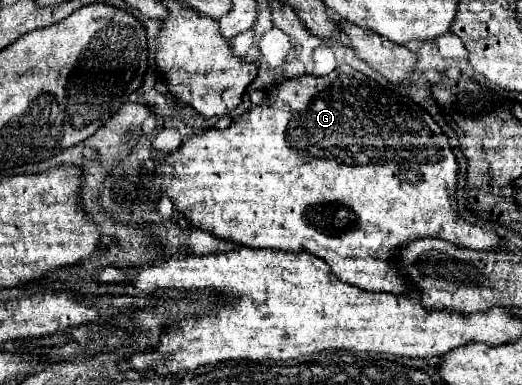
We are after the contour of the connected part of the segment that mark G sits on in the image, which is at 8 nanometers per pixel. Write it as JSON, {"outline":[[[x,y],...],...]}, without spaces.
{"outline":[[[347,64],[335,68],[327,76],[305,74],[299,78],[281,80],[281,84],[277,84],[277,88],[273,88],[269,92],[269,98],[263,106],[251,108],[247,114],[243,114],[239,120],[235,120],[227,130],[207,130],[203,134],[191,136],[187,142],[181,144],[181,148],[177,152],[167,154],[165,162],[159,164],[155,172],[157,172],[157,178],[147,178],[145,188],[153,196],[159,196],[161,192],[165,192],[173,200],[175,210],[179,210],[191,226],[203,228],[219,238],[229,238],[229,240],[233,240],[241,246],[249,246],[249,248],[269,248],[269,250],[285,250],[285,252],[303,252],[305,250],[309,254],[323,258],[339,280],[359,286],[369,292],[391,292],[391,294],[407,294],[411,298],[419,298],[417,286],[409,278],[407,278],[407,282],[403,282],[403,278],[399,278],[399,270],[395,270],[395,262],[391,262],[391,254],[395,254],[395,250],[399,250],[399,246],[405,246],[407,242],[423,240],[423,238],[441,238],[441,240],[453,242],[457,246],[473,248],[473,250],[483,250],[483,248],[499,250],[503,244],[501,236],[495,230],[489,230],[489,228],[483,228],[477,224],[469,224],[467,220],[463,220],[461,212],[457,210],[455,192],[457,192],[459,162],[449,144],[447,134],[433,120],[433,116],[425,108],[415,104],[411,98],[407,98],[391,88],[381,86],[377,80],[371,80],[369,76],[353,70]]]}

